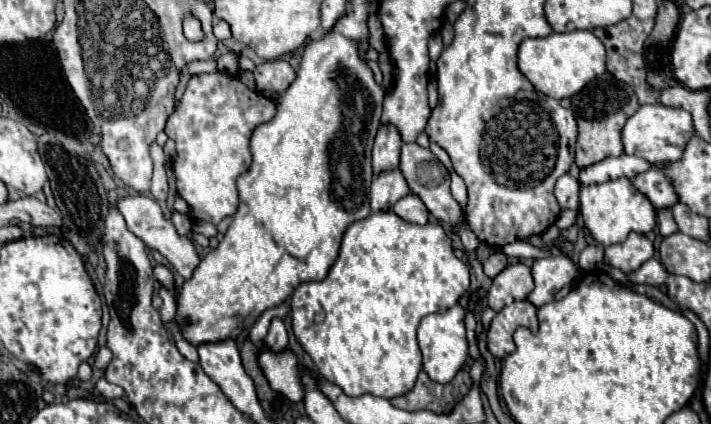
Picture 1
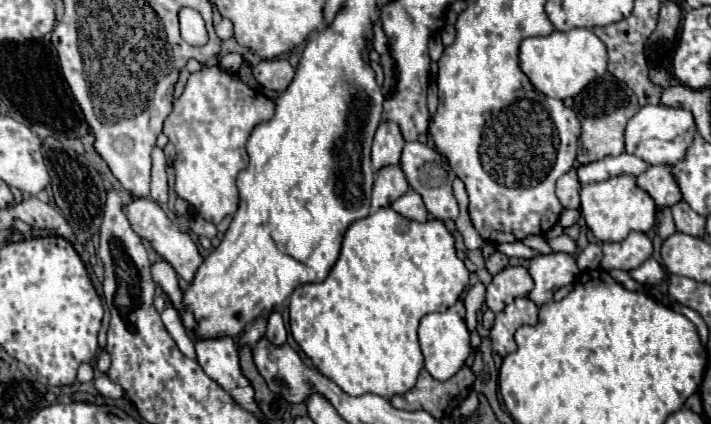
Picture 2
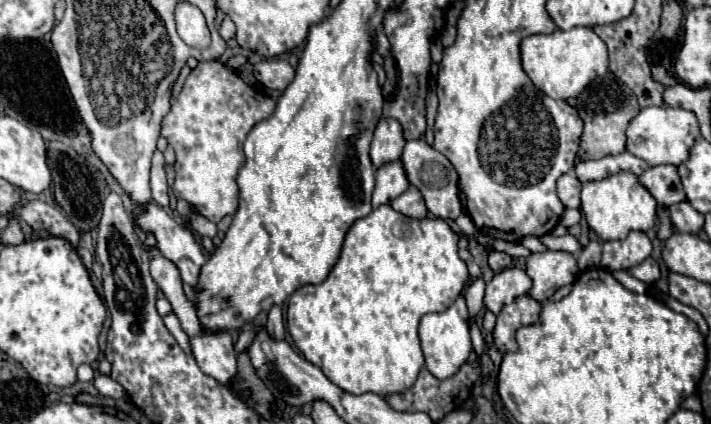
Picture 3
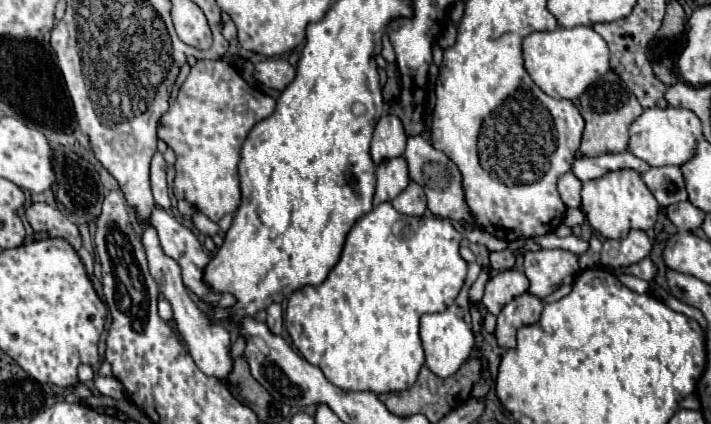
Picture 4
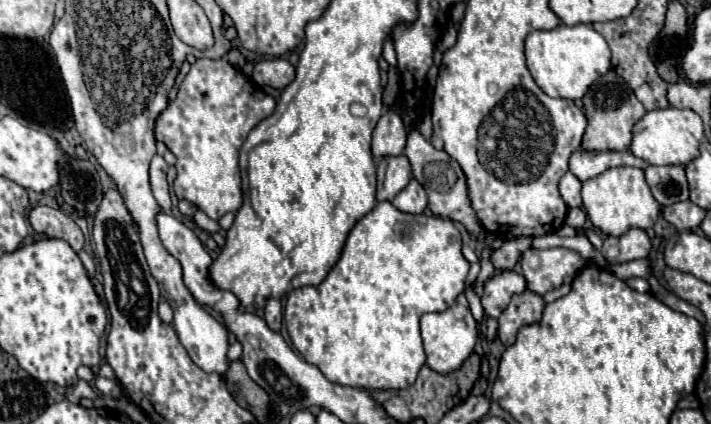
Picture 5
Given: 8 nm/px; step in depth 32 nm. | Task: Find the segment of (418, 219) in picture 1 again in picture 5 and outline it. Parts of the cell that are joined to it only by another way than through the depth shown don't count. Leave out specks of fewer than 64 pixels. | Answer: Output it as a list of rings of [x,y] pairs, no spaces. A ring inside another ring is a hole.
[[[412,178],[412,180],[408,182],[408,186],[406,186],[404,190],[400,190],[400,192],[394,196],[392,204],[394,204],[398,210],[402,210],[402,212],[420,214],[420,212],[426,210],[428,196],[426,196],[424,188],[420,186],[420,182]]]

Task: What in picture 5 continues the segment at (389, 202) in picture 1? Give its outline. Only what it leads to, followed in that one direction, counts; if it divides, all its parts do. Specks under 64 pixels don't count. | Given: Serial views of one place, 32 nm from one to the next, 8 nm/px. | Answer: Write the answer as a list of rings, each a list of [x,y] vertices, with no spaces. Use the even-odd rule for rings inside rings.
[[[404,154],[384,156],[378,160],[378,192],[376,200],[392,200],[412,178],[412,168]]]

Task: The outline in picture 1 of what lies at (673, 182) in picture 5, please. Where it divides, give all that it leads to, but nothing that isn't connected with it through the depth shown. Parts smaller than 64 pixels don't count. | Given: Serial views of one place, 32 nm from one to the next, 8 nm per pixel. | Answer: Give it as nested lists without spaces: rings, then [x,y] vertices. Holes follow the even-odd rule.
[[[652,166],[648,172],[642,172],[634,178],[634,186],[650,198],[656,210],[670,208],[678,202],[672,182],[668,180],[668,176],[664,176],[664,166]]]

